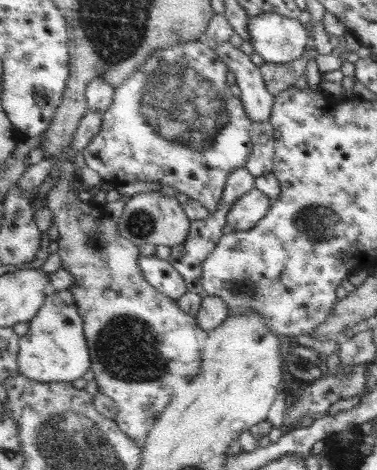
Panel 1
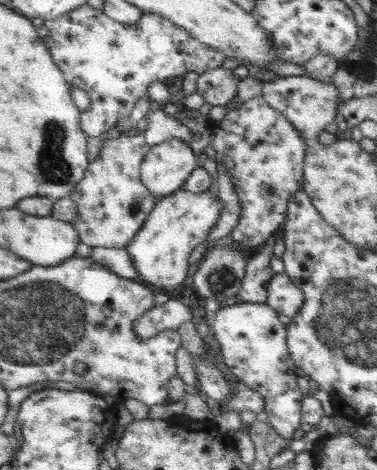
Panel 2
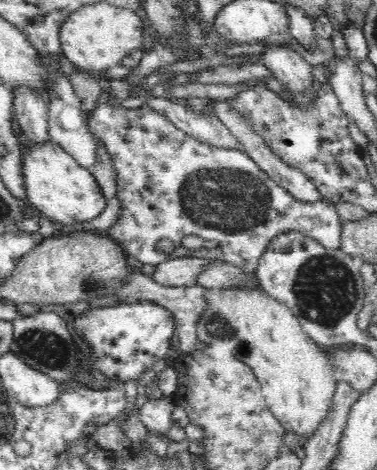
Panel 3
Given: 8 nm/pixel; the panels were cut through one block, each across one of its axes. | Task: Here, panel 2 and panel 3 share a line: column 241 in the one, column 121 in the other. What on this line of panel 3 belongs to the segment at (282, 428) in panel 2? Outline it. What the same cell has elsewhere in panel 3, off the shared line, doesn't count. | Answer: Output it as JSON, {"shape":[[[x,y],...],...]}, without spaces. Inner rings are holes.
{"shape":[[[102,302],[86,310],[80,318],[74,318],[74,330],[78,336],[92,342],[96,350],[94,370],[126,384],[130,380],[138,382],[140,376],[154,368],[158,360],[166,360],[170,342],[174,336],[176,316],[160,304],[152,302]]]}

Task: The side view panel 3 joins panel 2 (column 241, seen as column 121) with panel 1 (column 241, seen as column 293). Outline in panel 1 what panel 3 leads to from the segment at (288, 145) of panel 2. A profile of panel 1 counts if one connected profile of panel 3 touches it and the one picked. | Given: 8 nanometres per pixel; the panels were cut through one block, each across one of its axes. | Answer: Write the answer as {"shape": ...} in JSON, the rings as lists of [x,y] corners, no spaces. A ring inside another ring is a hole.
{"shape":[[[255,188],[231,206],[227,224],[231,224],[237,232],[253,230],[255,226],[259,226],[259,222],[263,222],[263,218],[267,218],[267,214],[271,214],[273,204],[275,200],[271,200],[265,190]]]}

